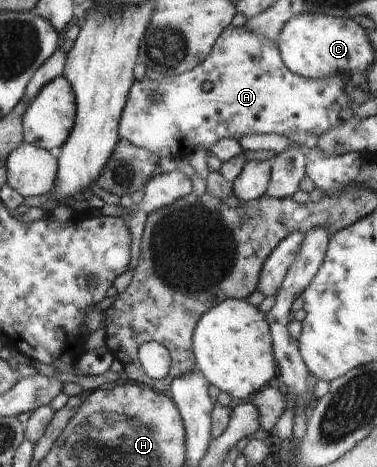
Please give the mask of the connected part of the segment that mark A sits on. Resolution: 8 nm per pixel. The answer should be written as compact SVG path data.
M226 27L217 37L205 61L191 71L167 76L160 82L147 77L143 81L135 80L122 111L119 137L137 147L148 149L158 158L177 159L189 155L198 149L198 145L210 149L219 140L233 138L238 141L241 136L250 133L287 136L289 132L297 130L308 131L319 137L354 115L349 96L344 91L348 78L339 73L318 84L307 82L287 69L276 42L262 38L246 27Z

